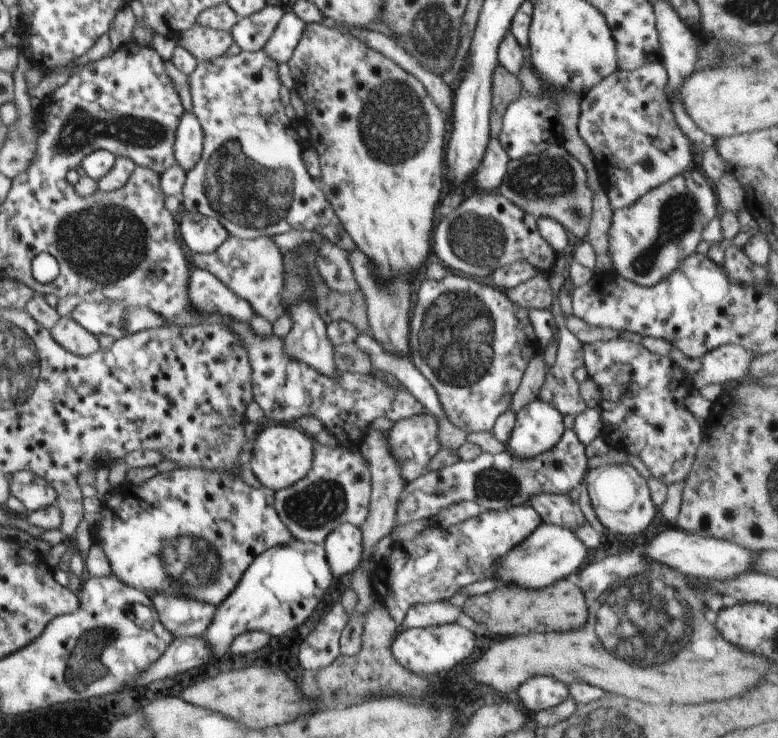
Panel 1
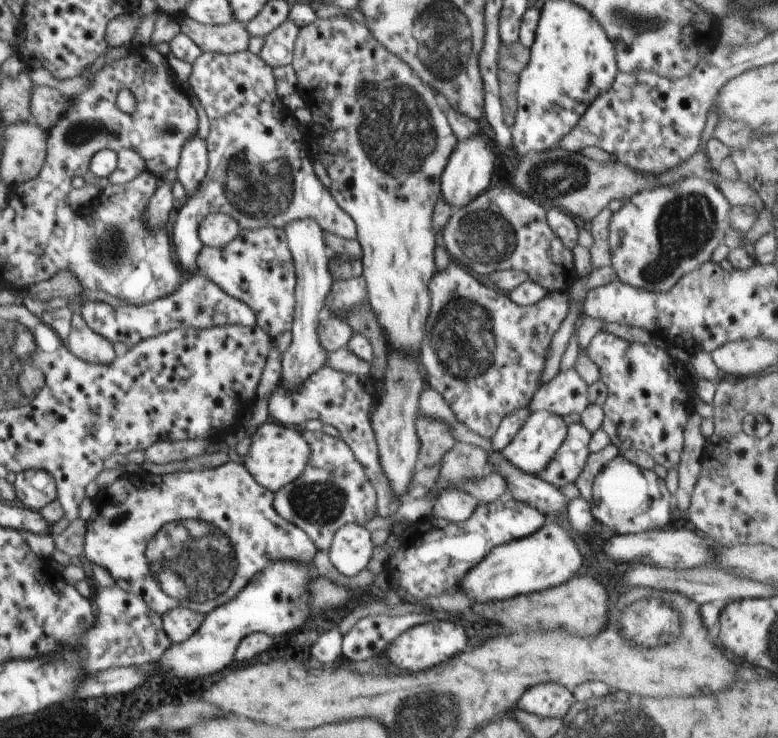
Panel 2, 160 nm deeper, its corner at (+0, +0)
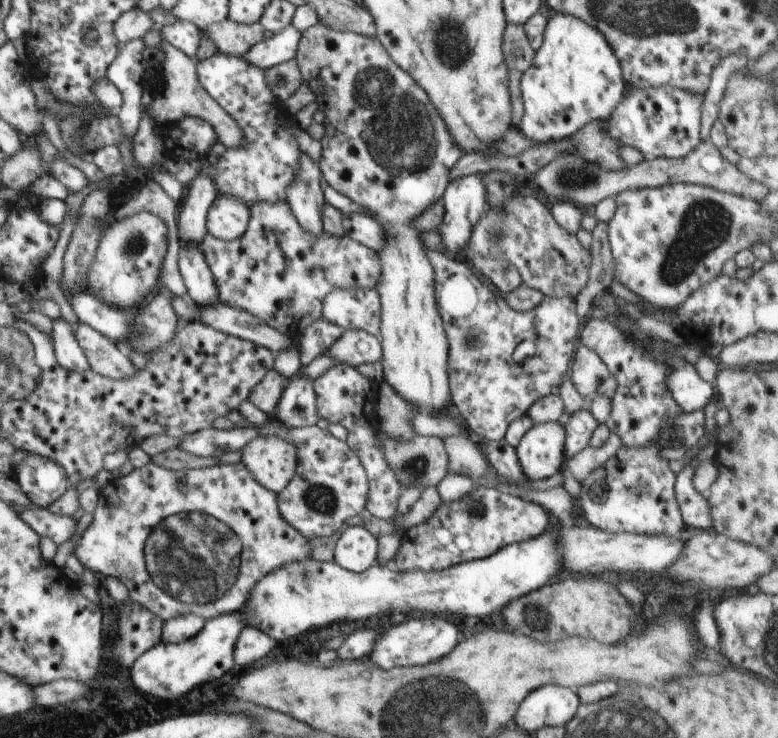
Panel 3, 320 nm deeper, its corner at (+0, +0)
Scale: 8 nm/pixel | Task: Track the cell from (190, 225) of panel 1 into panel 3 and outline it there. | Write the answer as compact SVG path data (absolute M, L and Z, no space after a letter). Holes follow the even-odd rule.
M217 196L206 218L206 230L218 240L236 240L246 232L250 216L251 210L242 200Z

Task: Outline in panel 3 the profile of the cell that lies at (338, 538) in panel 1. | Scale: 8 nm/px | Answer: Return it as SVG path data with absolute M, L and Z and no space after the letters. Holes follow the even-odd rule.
M366 526L349 527L333 549L333 558L347 571L361 573L377 560L379 542Z

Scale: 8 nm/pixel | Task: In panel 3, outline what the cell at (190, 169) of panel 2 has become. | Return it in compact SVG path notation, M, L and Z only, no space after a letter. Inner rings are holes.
M198 172L192 181L186 201L182 202L184 207L179 208L176 219L179 240L199 246L208 235L206 218L217 198L217 190L206 172Z

